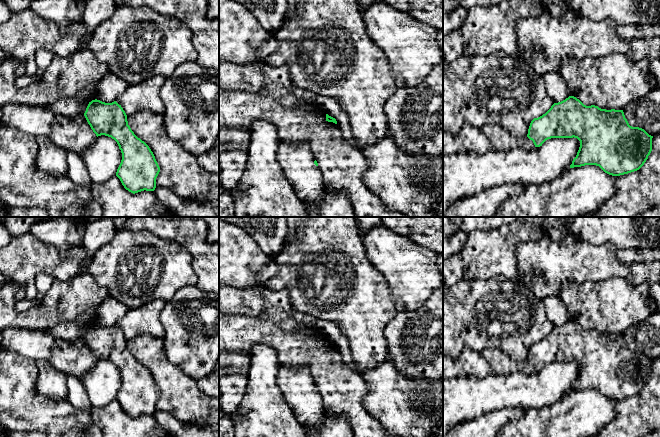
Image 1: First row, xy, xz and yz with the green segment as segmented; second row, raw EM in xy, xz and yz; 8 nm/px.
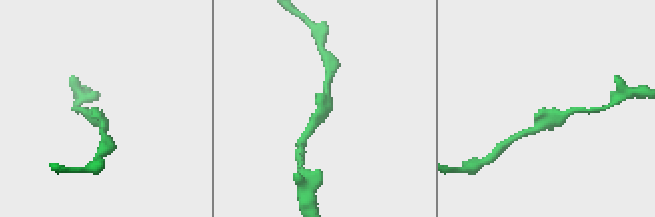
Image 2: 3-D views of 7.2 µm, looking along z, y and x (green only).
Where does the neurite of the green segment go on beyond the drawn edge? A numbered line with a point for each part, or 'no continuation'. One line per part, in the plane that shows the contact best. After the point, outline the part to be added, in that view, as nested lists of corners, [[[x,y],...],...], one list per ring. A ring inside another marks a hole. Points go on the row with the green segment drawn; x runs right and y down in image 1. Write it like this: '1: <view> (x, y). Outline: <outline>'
no continuation

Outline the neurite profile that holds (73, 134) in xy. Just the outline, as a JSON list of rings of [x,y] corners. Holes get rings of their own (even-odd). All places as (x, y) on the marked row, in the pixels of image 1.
[[[55,115],[48,138],[67,153],[76,153],[80,156],[85,149],[95,143],[97,136],[85,116]]]

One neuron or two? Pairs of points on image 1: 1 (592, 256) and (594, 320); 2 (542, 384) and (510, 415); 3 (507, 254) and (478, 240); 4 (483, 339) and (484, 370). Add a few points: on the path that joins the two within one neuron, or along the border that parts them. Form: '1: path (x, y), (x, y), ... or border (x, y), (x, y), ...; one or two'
1: border (616, 277), (578, 284), (570, 282); two
2: border (527, 408), (504, 407), (495, 411); two
3: path (500, 254), (490, 252), (485, 247); one
4: border (479, 352), (465, 349), (456, 358); two

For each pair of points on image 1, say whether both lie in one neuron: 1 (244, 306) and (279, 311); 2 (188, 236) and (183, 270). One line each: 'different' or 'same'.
1: same
2: different

